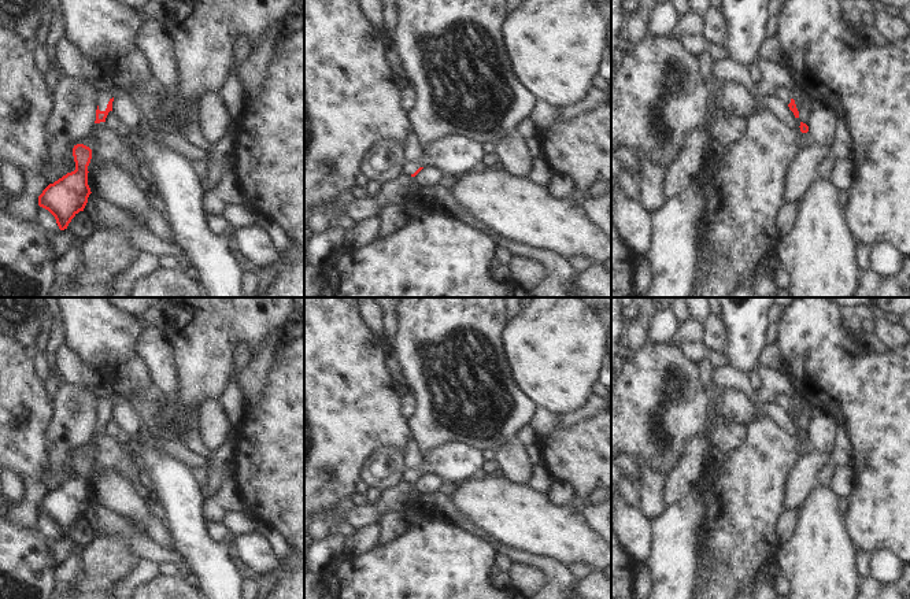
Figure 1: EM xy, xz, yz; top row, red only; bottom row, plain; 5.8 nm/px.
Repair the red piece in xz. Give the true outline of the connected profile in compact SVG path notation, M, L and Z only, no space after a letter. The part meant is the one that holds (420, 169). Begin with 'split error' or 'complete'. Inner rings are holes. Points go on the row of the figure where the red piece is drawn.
split error; M445 136L423 147L419 160L406 163L403 174L415 177L423 167L434 167L450 181L454 175L480 169L482 158L481 144L459 136Z

